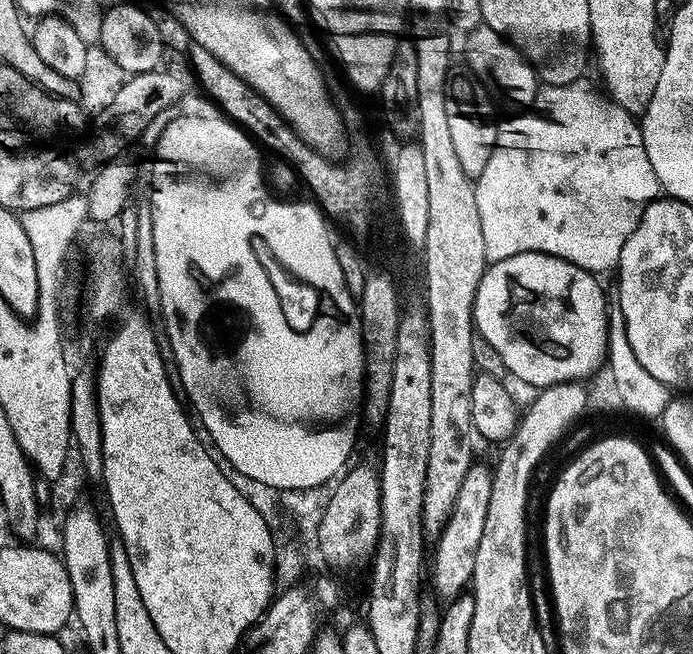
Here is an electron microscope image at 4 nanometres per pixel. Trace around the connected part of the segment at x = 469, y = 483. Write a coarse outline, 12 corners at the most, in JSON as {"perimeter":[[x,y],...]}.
{"perimeter":[[473,464],[439,537],[434,586],[457,599],[477,569],[495,471]]}

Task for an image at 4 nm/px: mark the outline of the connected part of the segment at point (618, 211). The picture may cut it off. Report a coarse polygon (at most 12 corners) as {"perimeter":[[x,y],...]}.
{"perimeter":[[588,82],[500,124],[492,264],[615,273],[661,199],[637,117]]}

